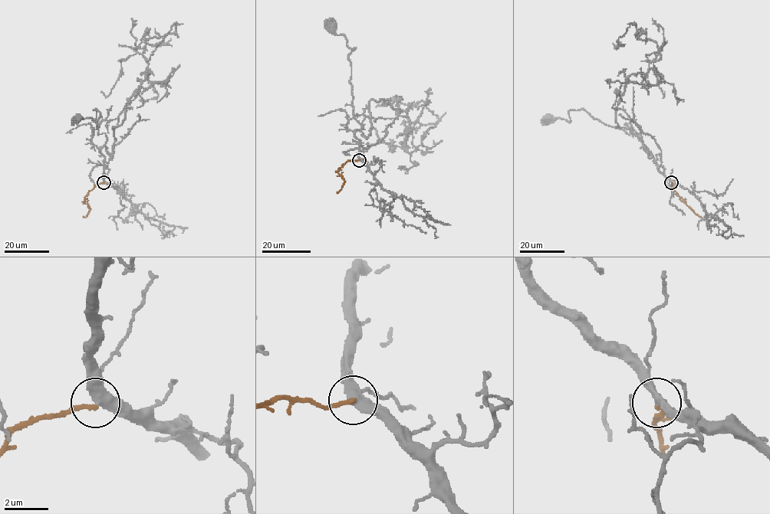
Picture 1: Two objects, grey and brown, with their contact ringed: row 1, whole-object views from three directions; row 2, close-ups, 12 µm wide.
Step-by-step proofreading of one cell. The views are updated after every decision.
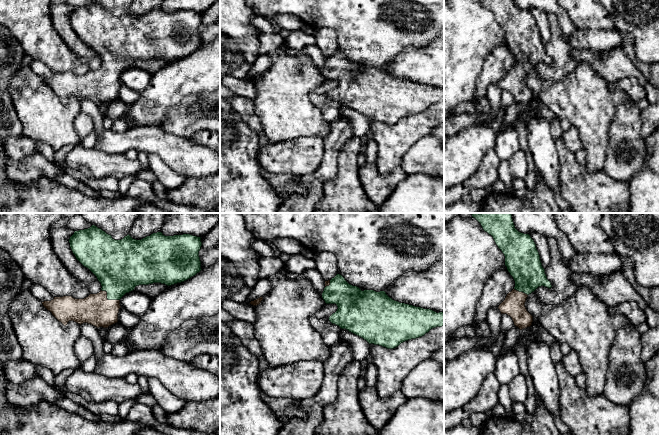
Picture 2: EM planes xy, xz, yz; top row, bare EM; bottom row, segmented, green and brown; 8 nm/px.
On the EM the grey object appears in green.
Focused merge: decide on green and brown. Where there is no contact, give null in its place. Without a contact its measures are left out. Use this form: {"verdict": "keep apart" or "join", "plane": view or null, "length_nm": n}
{"verdict": "join", "plane": "xy", "length_nm": 180}

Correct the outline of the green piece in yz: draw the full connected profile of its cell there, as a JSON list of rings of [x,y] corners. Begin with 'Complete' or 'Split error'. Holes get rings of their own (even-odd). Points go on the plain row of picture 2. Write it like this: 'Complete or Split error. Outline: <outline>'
Split error. Outline: [[[481,0],[483,6],[491,11],[505,32],[505,42],[515,57],[514,65],[509,68],[505,76],[499,81],[501,90],[507,90],[520,106],[530,103],[533,92],[527,87],[525,78],[529,70],[538,63],[552,64],[551,58],[547,55],[545,45],[542,42],[539,28],[534,16],[529,10],[519,8],[514,0]]]

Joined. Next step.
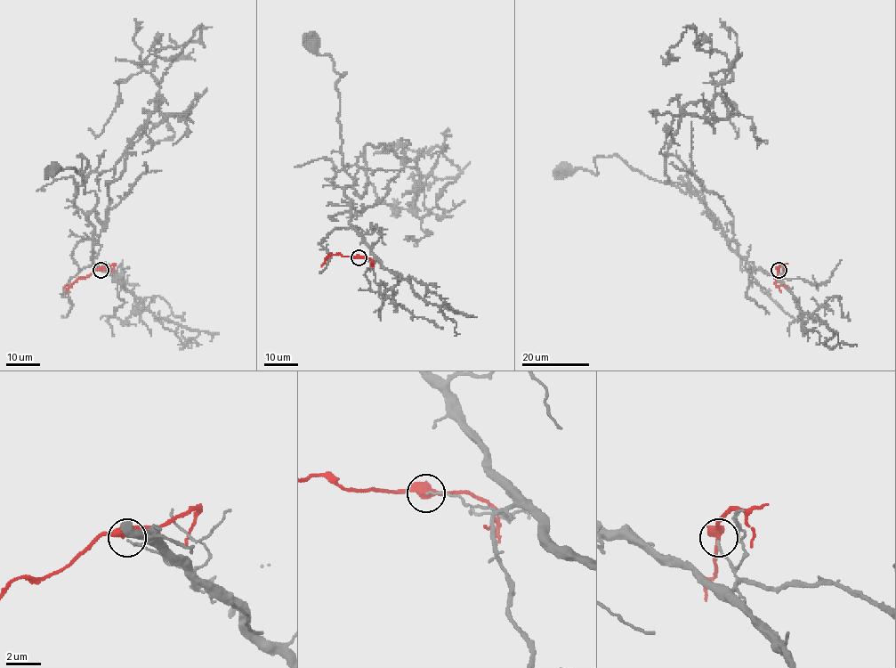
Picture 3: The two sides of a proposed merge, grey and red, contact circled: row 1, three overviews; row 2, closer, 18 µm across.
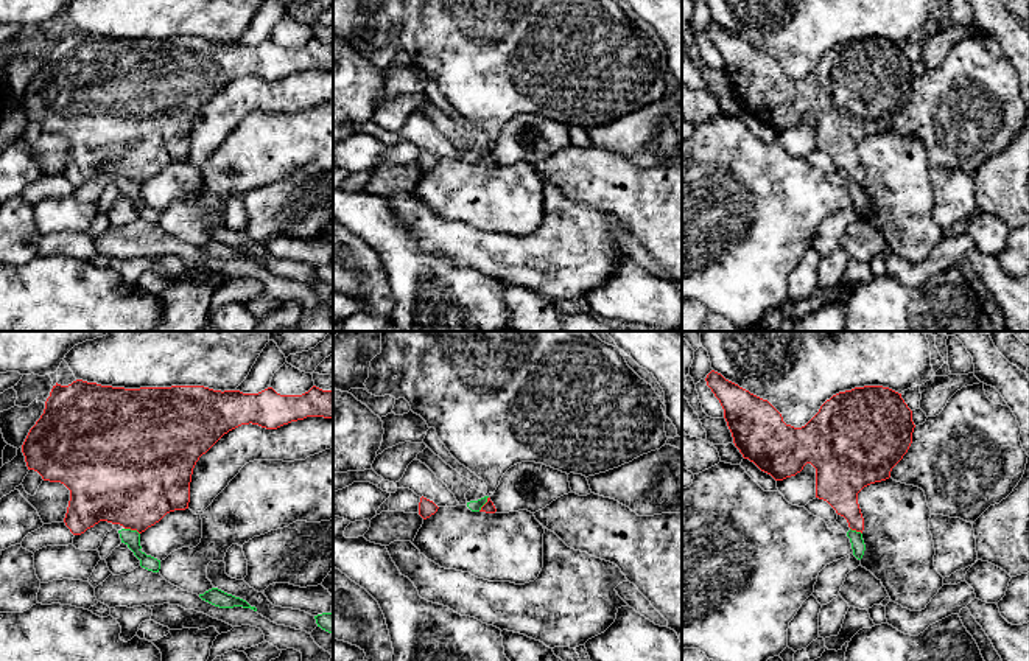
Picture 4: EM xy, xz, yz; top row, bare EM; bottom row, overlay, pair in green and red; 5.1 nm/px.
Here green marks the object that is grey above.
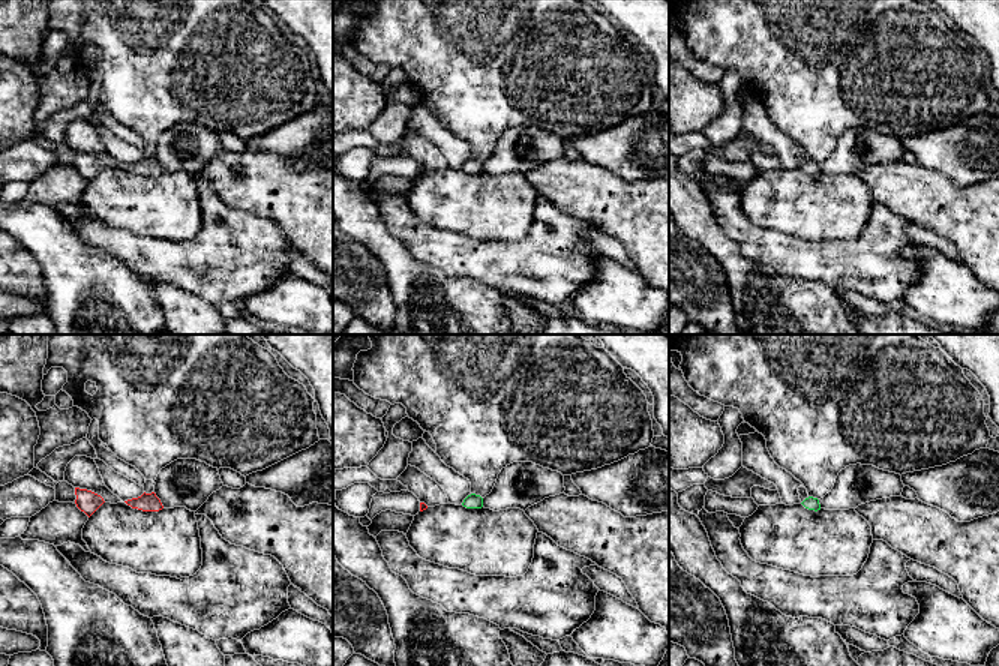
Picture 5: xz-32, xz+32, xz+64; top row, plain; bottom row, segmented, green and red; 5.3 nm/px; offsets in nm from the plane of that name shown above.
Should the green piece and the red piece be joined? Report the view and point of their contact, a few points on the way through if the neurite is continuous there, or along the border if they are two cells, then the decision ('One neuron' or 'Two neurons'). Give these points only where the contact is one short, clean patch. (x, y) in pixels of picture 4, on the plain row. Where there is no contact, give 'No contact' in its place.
Touches green at xy (133, 182). Boundary: xy (125, 179), (134, 181), (139, 185). Two neurons

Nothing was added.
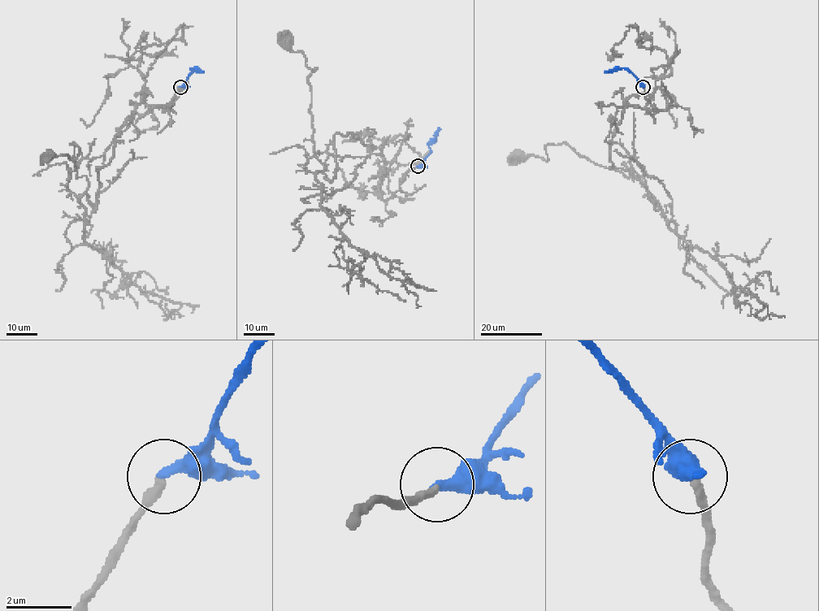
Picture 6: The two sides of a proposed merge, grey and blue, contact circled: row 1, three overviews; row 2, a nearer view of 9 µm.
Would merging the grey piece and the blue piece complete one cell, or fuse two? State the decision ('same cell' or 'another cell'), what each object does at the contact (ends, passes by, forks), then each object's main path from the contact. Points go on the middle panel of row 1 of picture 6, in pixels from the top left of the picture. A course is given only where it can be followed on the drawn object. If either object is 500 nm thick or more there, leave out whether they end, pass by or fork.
same cell; grey ends there; blue ends there; grey runs (418, 166), (384, 200), (382, 151), (335, 134), (337, 168), (326, 178), (309, 111), (316, 68), (283, 41); blue runs (418, 166), (431, 152), (429, 143), (439, 127)

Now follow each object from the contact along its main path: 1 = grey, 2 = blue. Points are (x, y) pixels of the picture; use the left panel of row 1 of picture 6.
1: (180, 88), (162, 110), (143, 88), (97, 167), (95, 210), (78, 147), (74, 160), (46, 153)
2: (180, 87), (193, 71), (192, 68), (201, 71)

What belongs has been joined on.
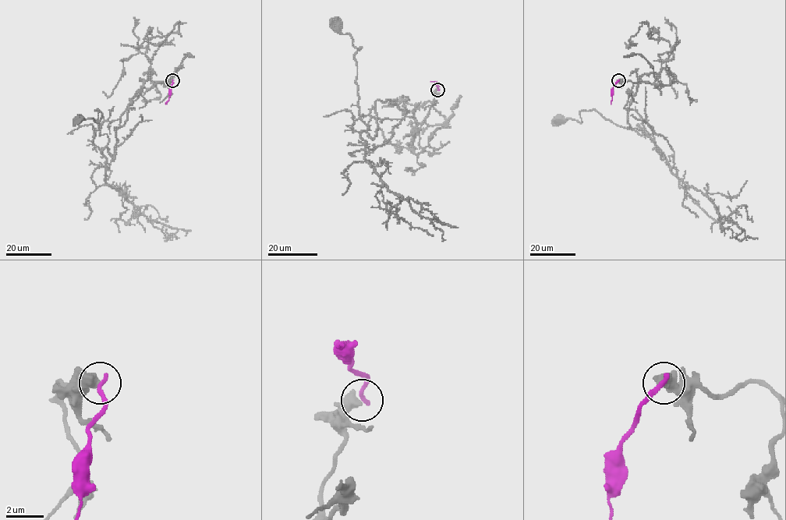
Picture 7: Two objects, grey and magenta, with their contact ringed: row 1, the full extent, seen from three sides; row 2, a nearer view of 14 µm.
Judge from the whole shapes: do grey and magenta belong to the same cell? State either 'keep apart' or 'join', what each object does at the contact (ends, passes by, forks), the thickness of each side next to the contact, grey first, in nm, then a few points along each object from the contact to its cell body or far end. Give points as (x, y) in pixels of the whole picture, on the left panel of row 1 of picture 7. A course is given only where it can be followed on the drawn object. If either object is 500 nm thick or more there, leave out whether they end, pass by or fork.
keep apart | 600/280 nm | grey via (172, 80), (155, 83), (152, 72), (115, 128), (114, 159), (101, 113), (97, 122), (77, 117) | magenta via (172, 80), (171, 93), (165, 104)

